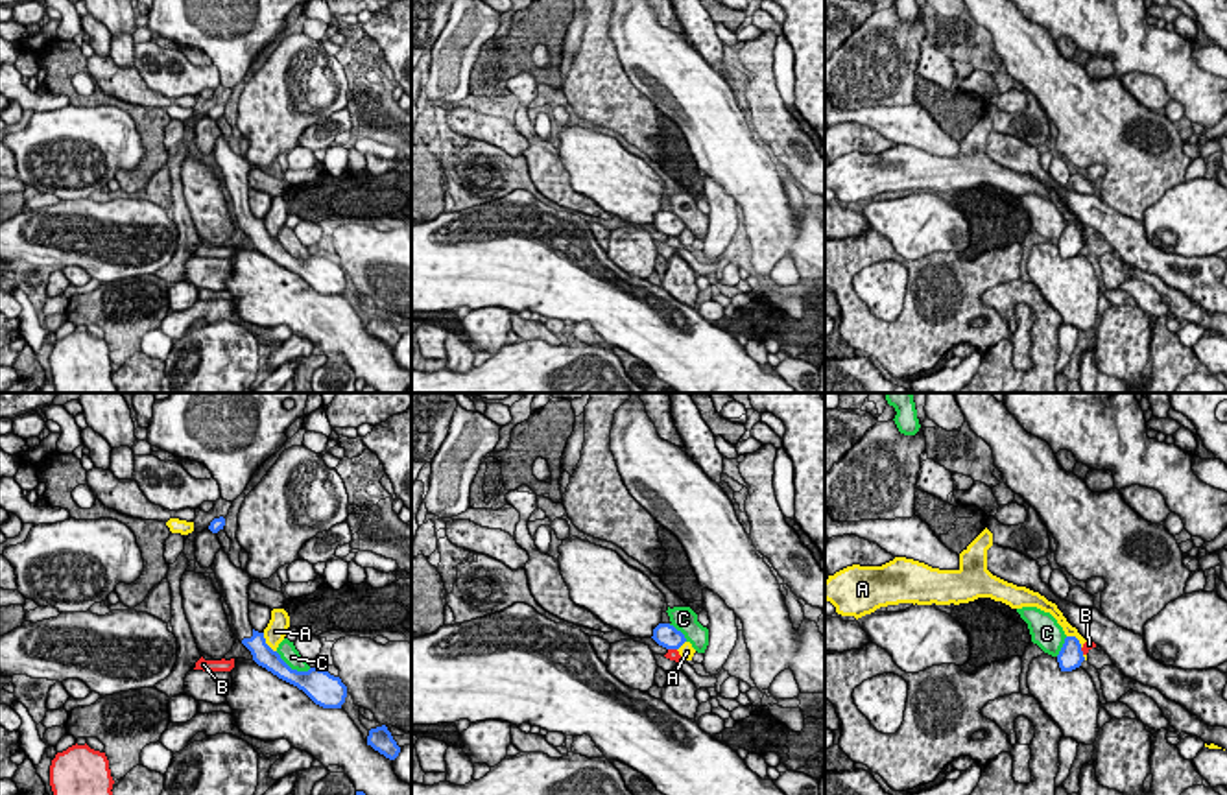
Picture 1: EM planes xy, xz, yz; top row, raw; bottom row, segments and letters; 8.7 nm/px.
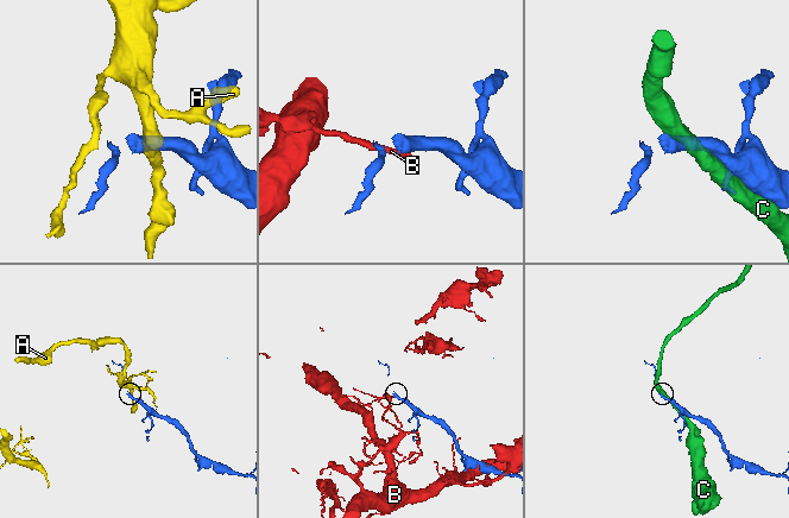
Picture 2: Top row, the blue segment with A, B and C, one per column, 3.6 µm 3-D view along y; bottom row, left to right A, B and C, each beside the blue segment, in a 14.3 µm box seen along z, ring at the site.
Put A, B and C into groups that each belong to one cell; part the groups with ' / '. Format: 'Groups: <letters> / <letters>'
Groups: A / B / C

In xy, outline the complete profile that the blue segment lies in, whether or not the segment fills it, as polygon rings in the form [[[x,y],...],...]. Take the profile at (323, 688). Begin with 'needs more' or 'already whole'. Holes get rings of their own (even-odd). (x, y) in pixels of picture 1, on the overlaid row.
needs more | [[[223,548],[212,563],[216,579],[221,583],[223,598],[232,612],[236,638],[251,651],[253,660],[277,675],[279,679],[303,690],[316,705],[323,708],[341,708],[347,697],[347,686],[340,677],[325,670],[310,668],[308,671],[292,670],[264,638],[264,633],[253,629],[249,622],[249,585],[251,575],[236,568]]]

